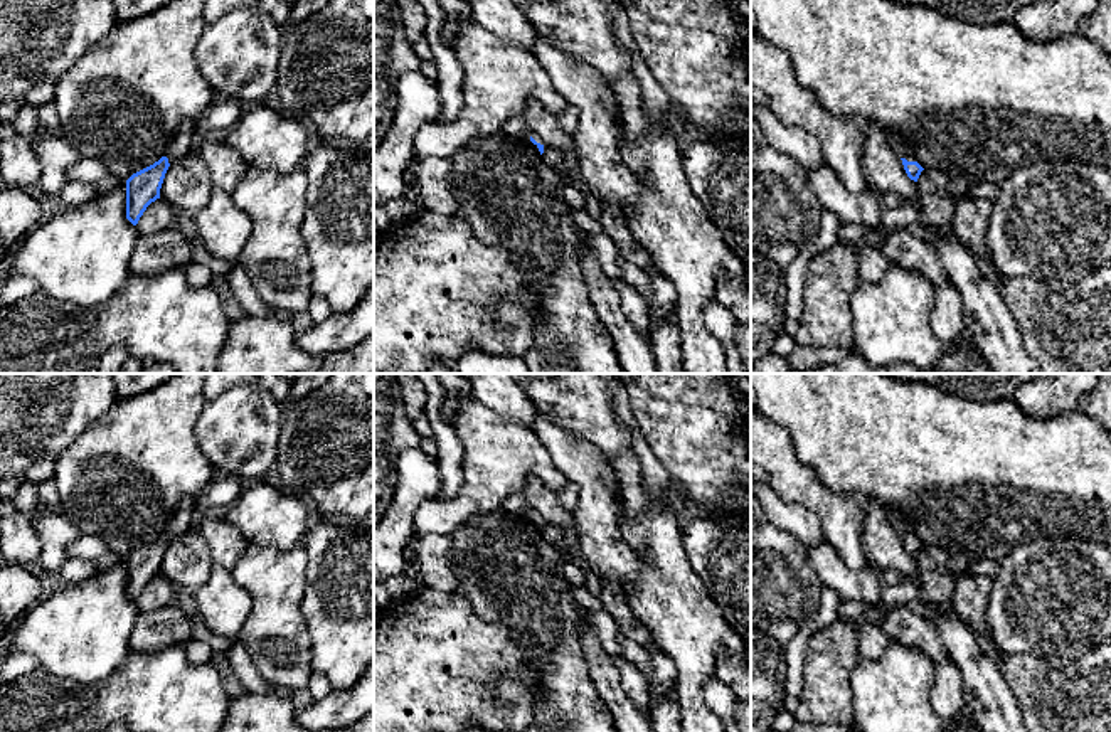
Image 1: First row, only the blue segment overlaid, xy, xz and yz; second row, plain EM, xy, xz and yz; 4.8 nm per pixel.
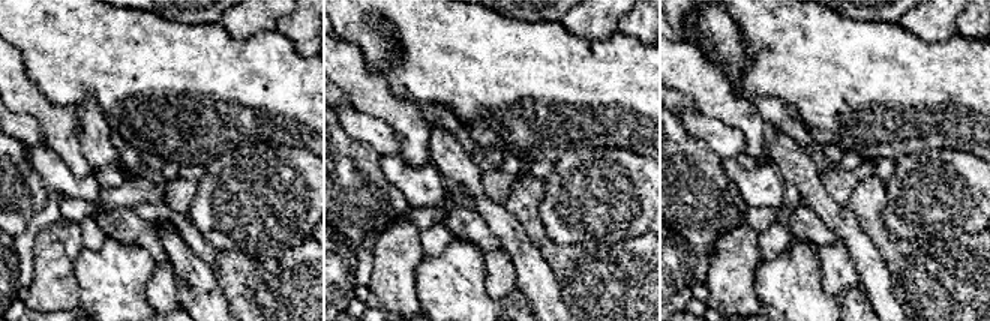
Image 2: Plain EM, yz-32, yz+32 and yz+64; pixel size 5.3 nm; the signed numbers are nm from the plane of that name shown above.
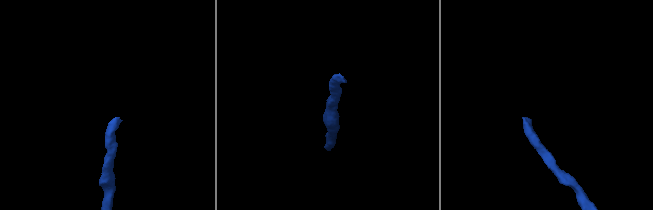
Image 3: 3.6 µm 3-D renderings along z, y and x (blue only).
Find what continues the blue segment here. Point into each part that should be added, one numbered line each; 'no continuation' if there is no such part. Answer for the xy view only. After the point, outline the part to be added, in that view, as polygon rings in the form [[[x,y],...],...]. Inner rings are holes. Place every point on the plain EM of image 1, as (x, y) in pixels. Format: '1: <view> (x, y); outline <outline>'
1: xy (182, 519); outline [[[183,500],[173,512],[165,528],[168,540],[185,533],[189,528],[194,527],[194,503],[194,500]]]

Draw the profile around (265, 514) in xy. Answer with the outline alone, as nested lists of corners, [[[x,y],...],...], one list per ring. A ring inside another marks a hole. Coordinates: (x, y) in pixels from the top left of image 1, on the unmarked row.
[[[263,481],[244,486],[242,493],[221,515],[236,525],[247,542],[273,544],[283,550],[300,544],[313,520],[313,510],[303,496]]]

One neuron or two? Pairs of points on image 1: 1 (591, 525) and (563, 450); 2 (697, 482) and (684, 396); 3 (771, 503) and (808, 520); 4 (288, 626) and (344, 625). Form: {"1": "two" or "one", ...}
{"1": "one", "2": "one", "3": "one", "4": "two"}

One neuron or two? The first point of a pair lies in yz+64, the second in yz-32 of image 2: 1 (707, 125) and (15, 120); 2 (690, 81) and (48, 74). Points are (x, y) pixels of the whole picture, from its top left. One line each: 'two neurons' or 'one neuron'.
1: one neuron
2: two neurons

